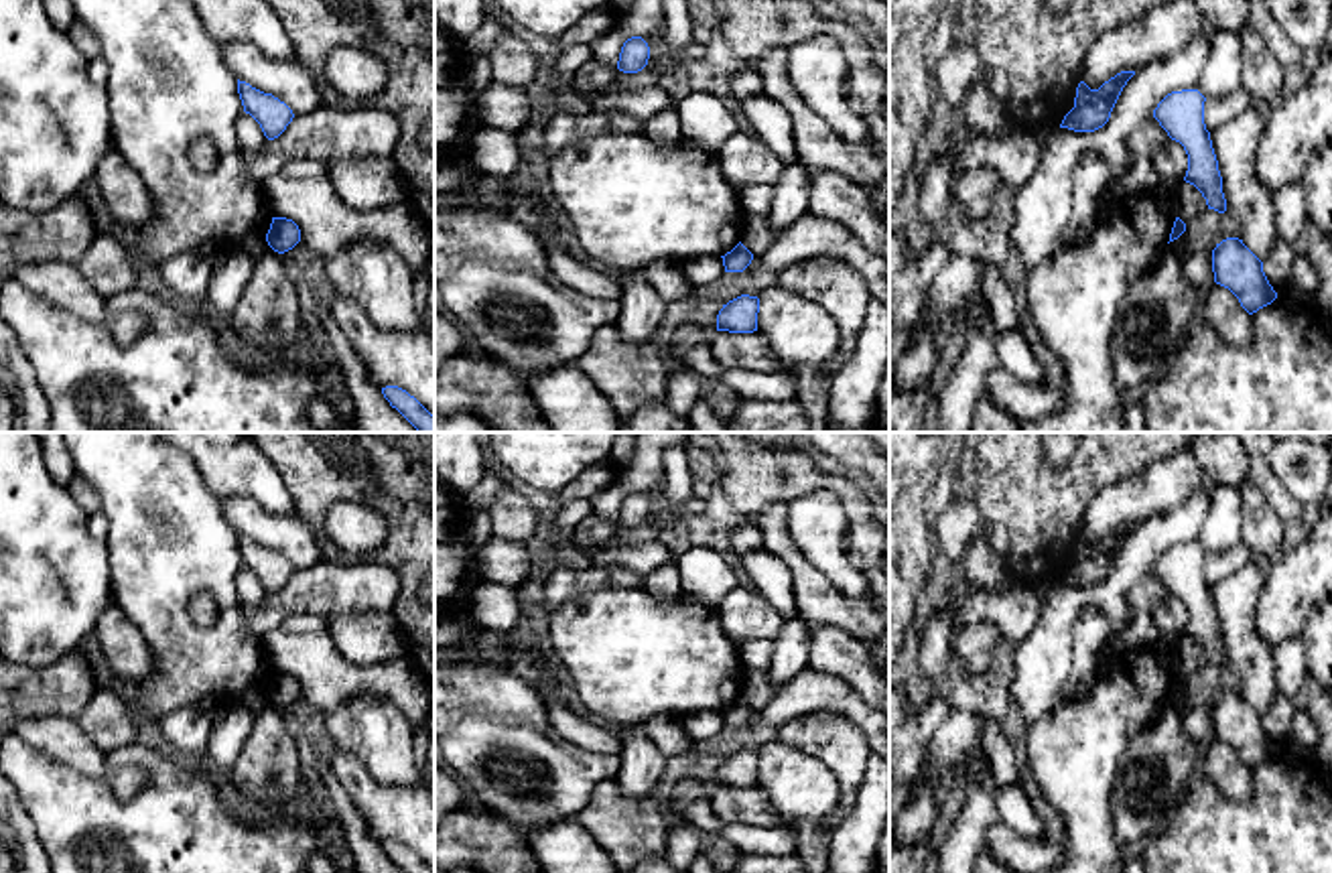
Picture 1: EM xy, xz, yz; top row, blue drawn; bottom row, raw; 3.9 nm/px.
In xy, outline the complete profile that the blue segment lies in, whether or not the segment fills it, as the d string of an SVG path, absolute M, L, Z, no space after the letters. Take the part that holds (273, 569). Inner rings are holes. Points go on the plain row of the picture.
M238 534L238 548L244 566L260 579L268 595L278 593L294 573L292 564L284 556L280 556L272 548L264 548L252 542L246 536Z

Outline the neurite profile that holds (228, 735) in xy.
M252 690L231 702L225 717L211 731L203 763L215 769L231 769L258 715L268 702L264 690Z

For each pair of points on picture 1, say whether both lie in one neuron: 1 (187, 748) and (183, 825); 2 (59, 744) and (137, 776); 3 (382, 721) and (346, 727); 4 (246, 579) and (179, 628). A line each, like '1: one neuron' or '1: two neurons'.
1: two neurons
2: one neuron
3: one neuron
4: two neurons

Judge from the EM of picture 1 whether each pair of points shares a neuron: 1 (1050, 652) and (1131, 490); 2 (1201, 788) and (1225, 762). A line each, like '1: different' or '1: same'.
1: different
2: different

